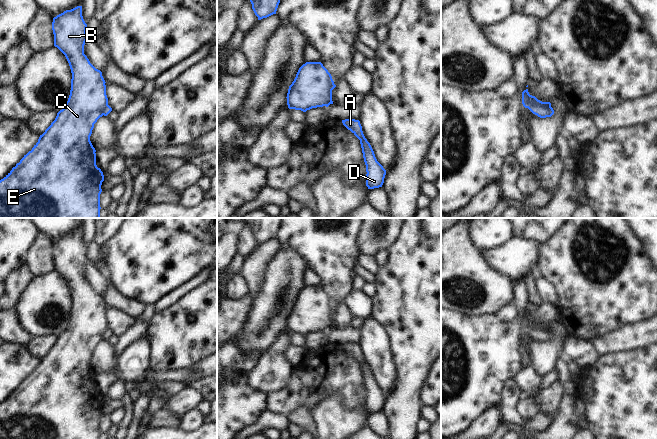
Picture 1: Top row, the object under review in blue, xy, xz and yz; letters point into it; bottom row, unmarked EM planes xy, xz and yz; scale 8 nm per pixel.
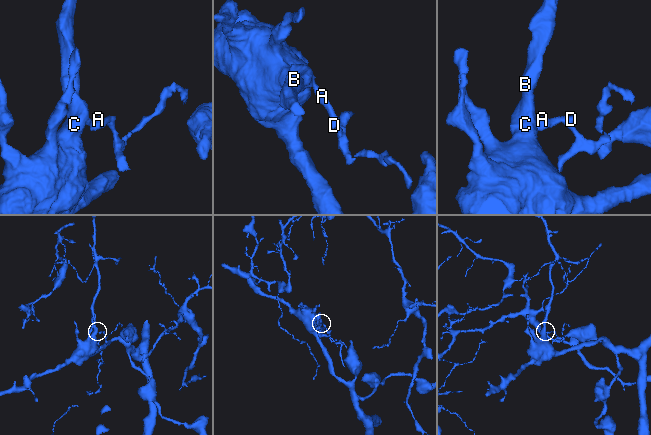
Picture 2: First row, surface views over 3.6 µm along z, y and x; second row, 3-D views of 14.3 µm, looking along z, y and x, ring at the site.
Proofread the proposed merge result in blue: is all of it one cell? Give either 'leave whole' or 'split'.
split

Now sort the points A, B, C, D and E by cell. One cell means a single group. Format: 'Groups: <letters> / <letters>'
Groups: A D / B C E

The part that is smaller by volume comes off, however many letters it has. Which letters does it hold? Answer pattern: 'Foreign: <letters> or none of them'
Foreign: A, D

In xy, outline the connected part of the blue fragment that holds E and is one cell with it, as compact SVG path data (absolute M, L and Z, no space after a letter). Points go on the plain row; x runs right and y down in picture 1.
M82 230L53 242L54 270L65 279L72 297L70 319L32 374L0 404L0 439L100 439L104 399L96 389L90 360L108 322L102 296L84 278L86 252Z

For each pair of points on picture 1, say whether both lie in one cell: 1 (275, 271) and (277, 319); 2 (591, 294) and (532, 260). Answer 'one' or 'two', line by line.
1: one
2: two

